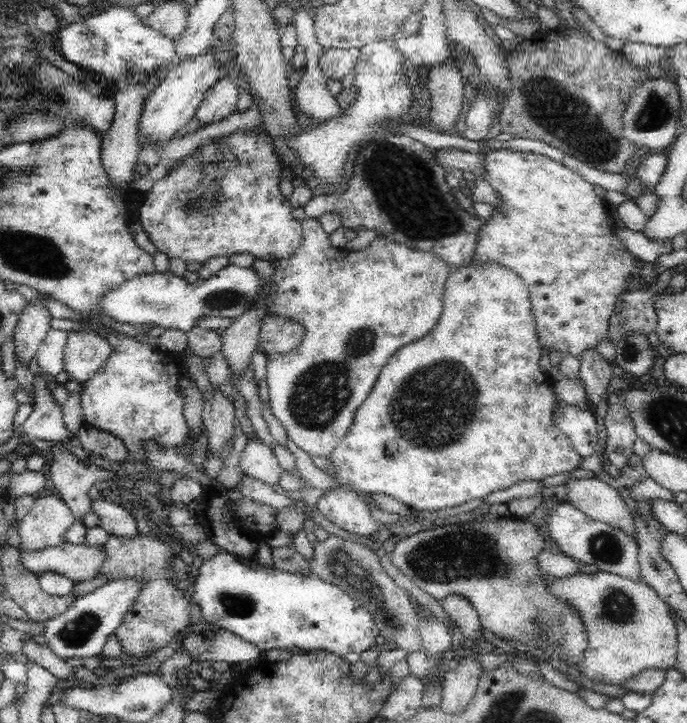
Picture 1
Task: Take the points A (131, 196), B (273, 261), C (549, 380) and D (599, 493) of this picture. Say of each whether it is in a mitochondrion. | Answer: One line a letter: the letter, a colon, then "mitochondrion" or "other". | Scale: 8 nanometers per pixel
A: other
B: other
C: other
D: other

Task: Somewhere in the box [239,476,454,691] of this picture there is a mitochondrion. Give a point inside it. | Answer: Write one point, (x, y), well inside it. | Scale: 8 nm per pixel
(341, 567)

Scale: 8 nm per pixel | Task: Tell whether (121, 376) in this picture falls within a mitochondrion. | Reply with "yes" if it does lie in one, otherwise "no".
no

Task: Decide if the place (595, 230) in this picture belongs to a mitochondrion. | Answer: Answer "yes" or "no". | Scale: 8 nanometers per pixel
no

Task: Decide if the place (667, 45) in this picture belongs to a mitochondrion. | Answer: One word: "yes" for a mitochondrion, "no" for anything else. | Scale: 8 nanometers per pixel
no

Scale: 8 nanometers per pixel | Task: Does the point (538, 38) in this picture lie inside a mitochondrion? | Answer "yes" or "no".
no

